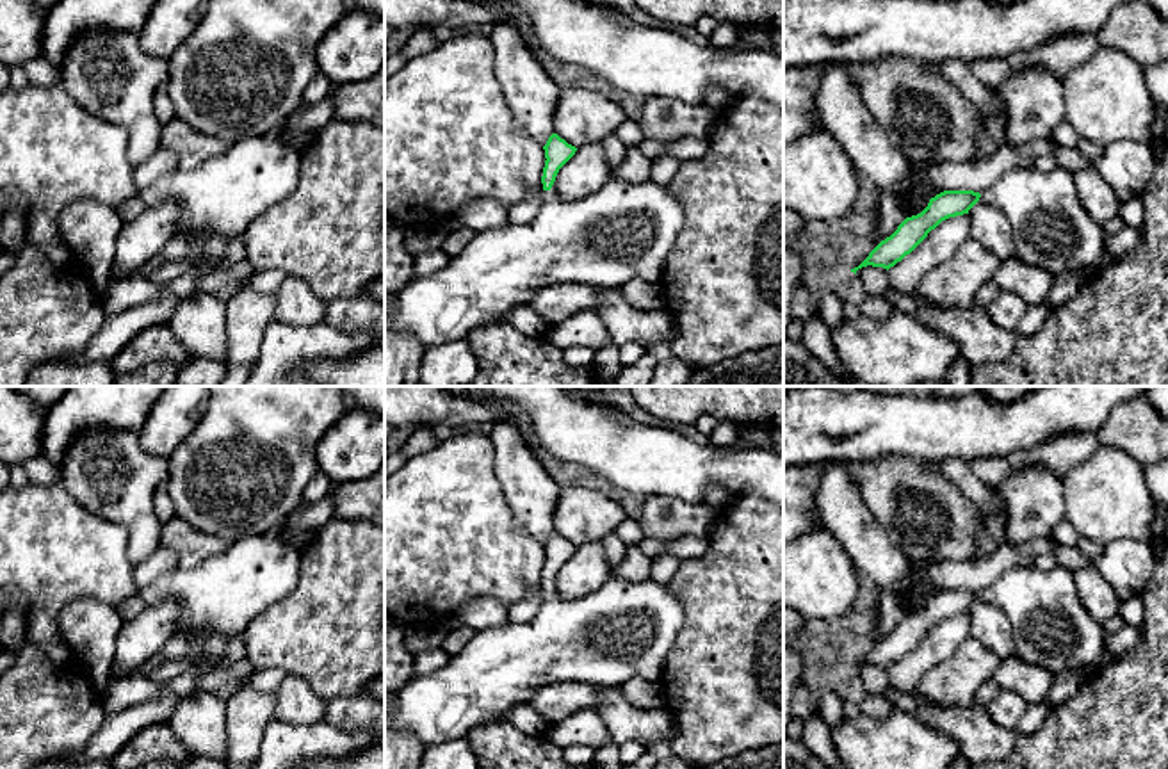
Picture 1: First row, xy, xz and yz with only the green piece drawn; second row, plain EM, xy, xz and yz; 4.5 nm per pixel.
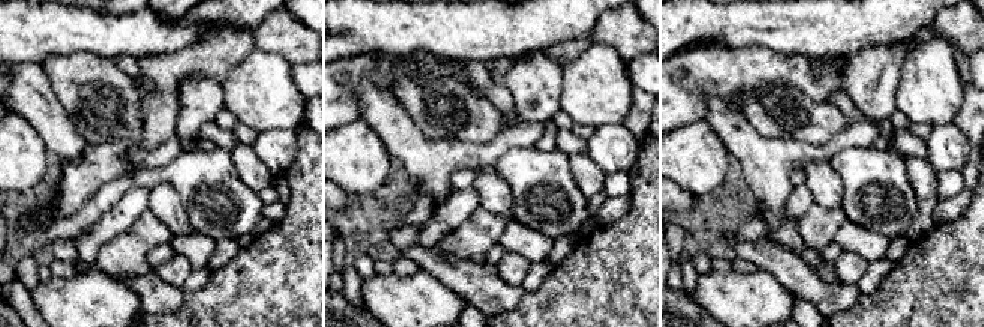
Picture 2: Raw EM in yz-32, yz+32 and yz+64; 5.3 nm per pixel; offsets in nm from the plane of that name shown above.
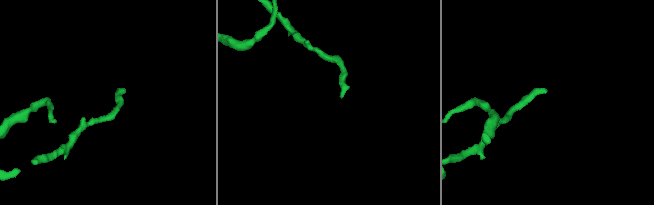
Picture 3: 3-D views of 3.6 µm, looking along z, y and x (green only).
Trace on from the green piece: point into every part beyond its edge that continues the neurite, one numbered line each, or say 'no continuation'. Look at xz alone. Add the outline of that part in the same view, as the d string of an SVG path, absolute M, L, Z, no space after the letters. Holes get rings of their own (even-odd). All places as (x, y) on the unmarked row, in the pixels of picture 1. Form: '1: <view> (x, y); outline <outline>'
1: xz (622, 629); outline M611 579L577 598L563 598L554 587L541 591L538 614L527 623L506 623L479 630L449 664L429 675L415 675L399 692L392 721L410 730L427 748L466 737L472 730L532 701L547 685L572 682L621 687L632 676L655 684L684 625L684 607L668 584L650 579Z

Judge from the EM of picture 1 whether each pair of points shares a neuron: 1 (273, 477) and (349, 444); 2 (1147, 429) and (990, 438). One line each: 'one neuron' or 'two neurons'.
1: two neurons
2: two neurons

